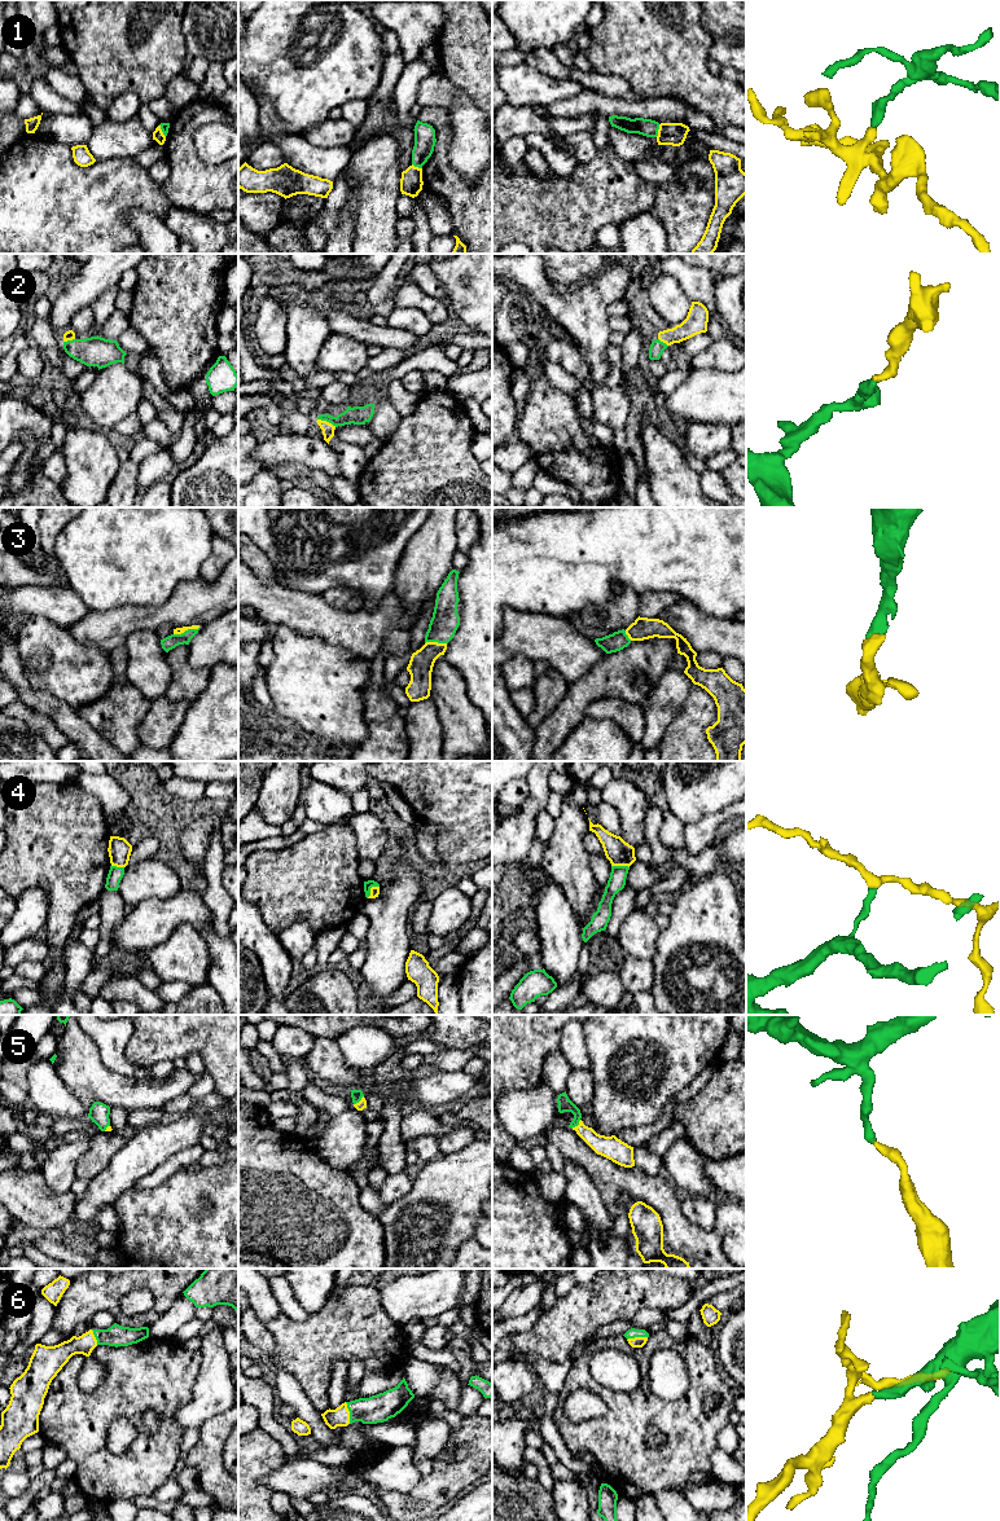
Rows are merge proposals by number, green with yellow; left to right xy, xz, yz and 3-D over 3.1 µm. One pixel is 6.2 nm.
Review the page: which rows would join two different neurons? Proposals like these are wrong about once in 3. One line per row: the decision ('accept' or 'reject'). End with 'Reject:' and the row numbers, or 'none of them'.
1: reject
2: accept
3: accept
4: reject
5: accept
6: accept
Reject: 1, 4

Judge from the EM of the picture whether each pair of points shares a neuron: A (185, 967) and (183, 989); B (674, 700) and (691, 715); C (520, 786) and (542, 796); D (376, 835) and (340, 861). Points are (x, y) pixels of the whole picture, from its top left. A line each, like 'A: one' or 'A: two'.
A: two
B: two
C: two
D: two

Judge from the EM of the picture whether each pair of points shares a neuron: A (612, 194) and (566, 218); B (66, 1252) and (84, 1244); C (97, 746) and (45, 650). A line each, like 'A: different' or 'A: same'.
A: same
B: different
C: different

